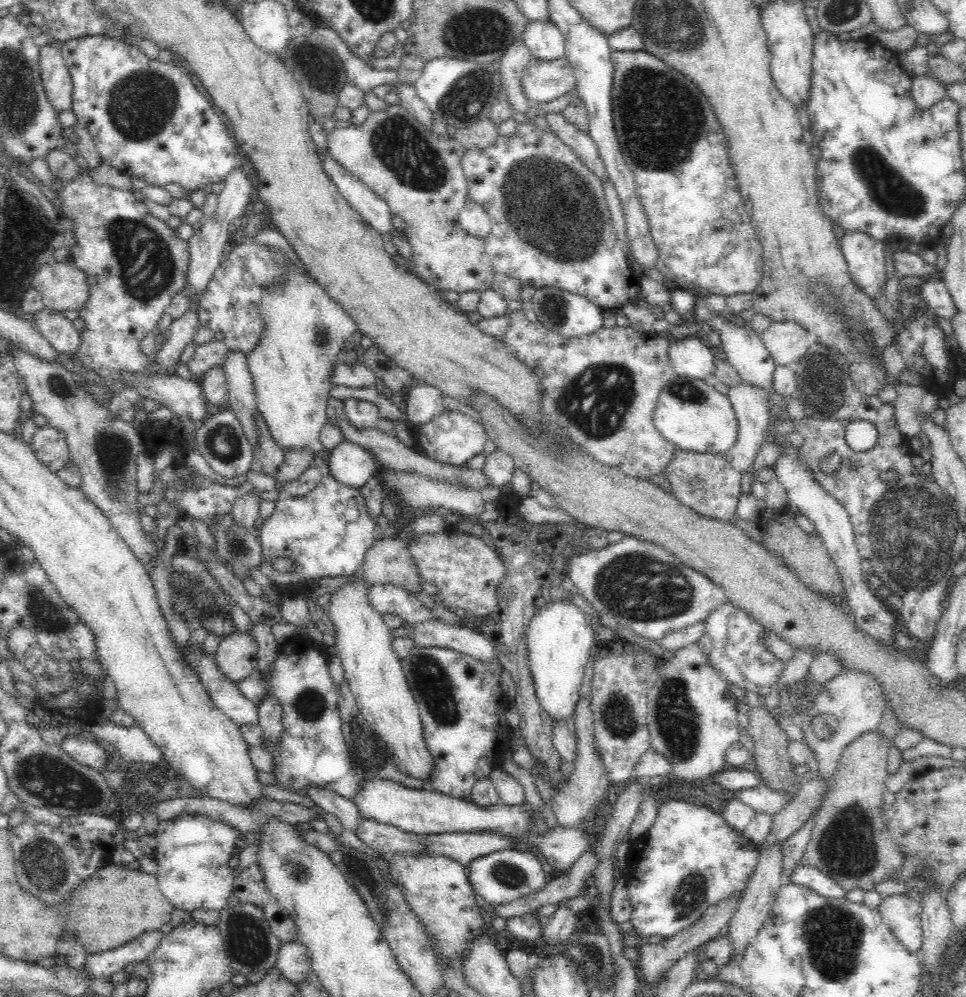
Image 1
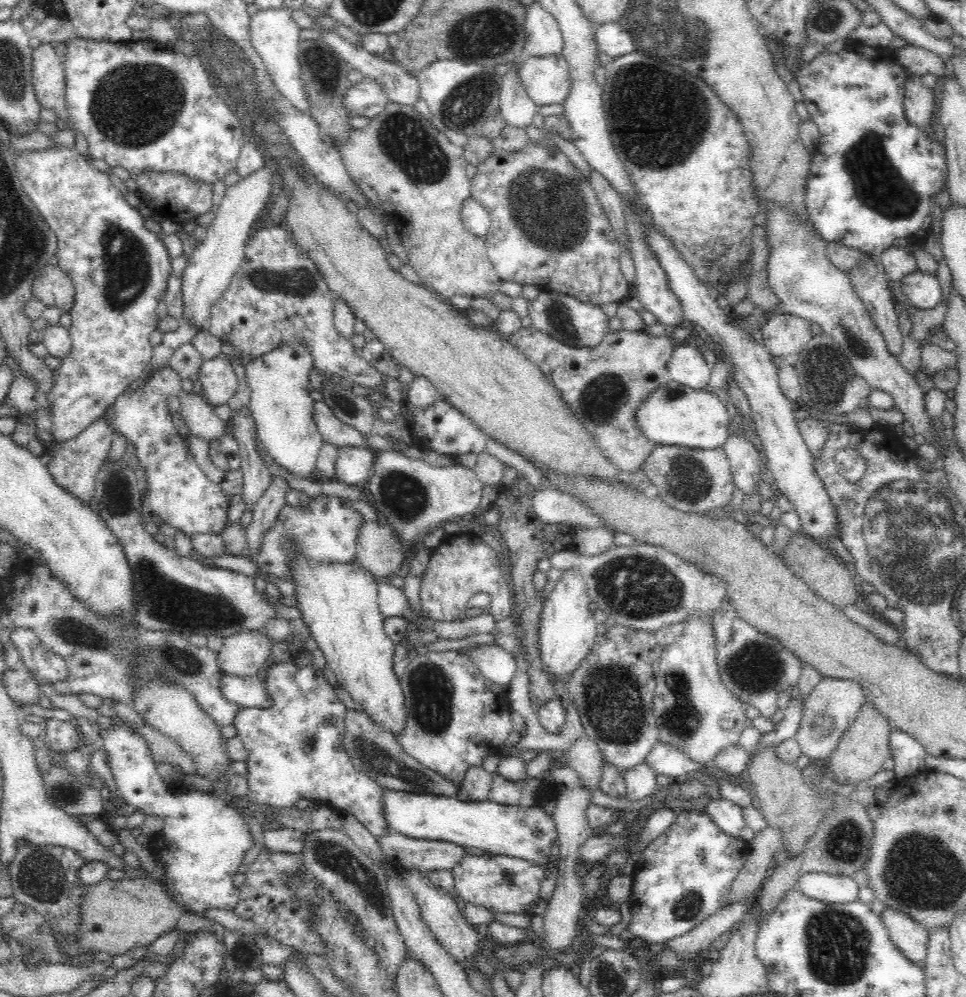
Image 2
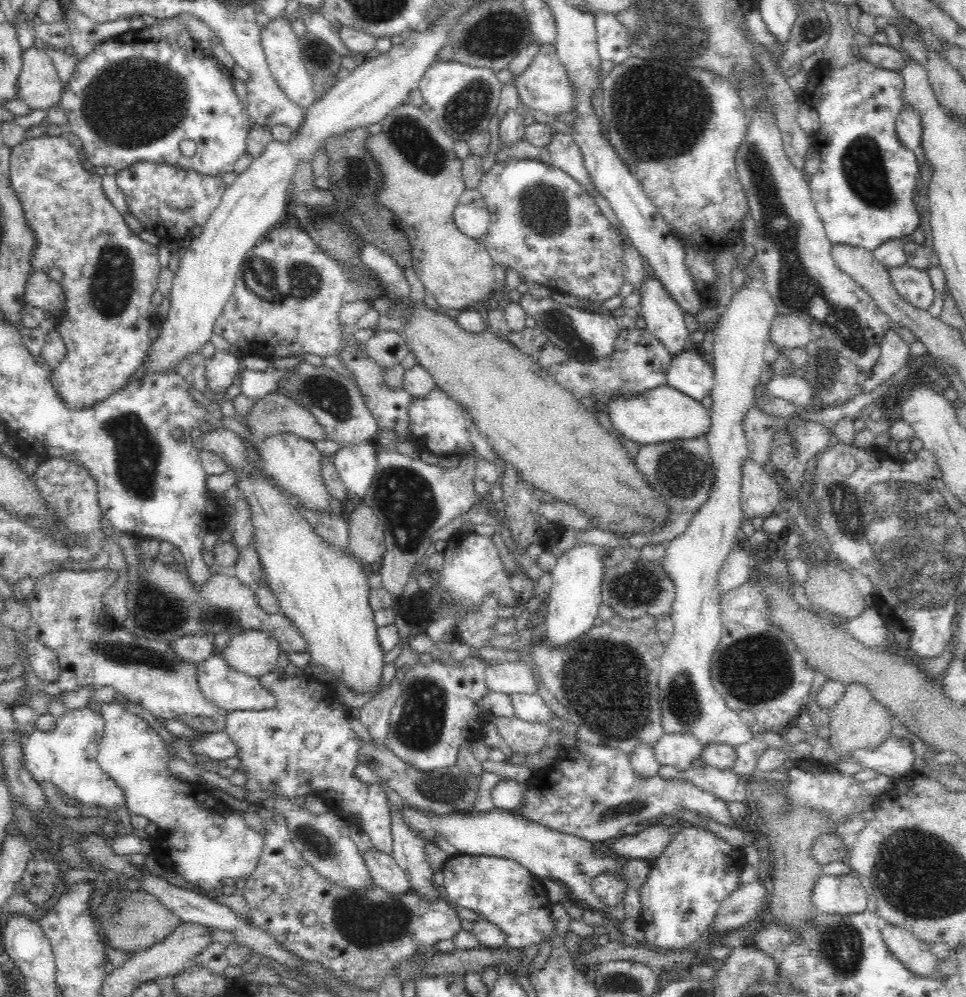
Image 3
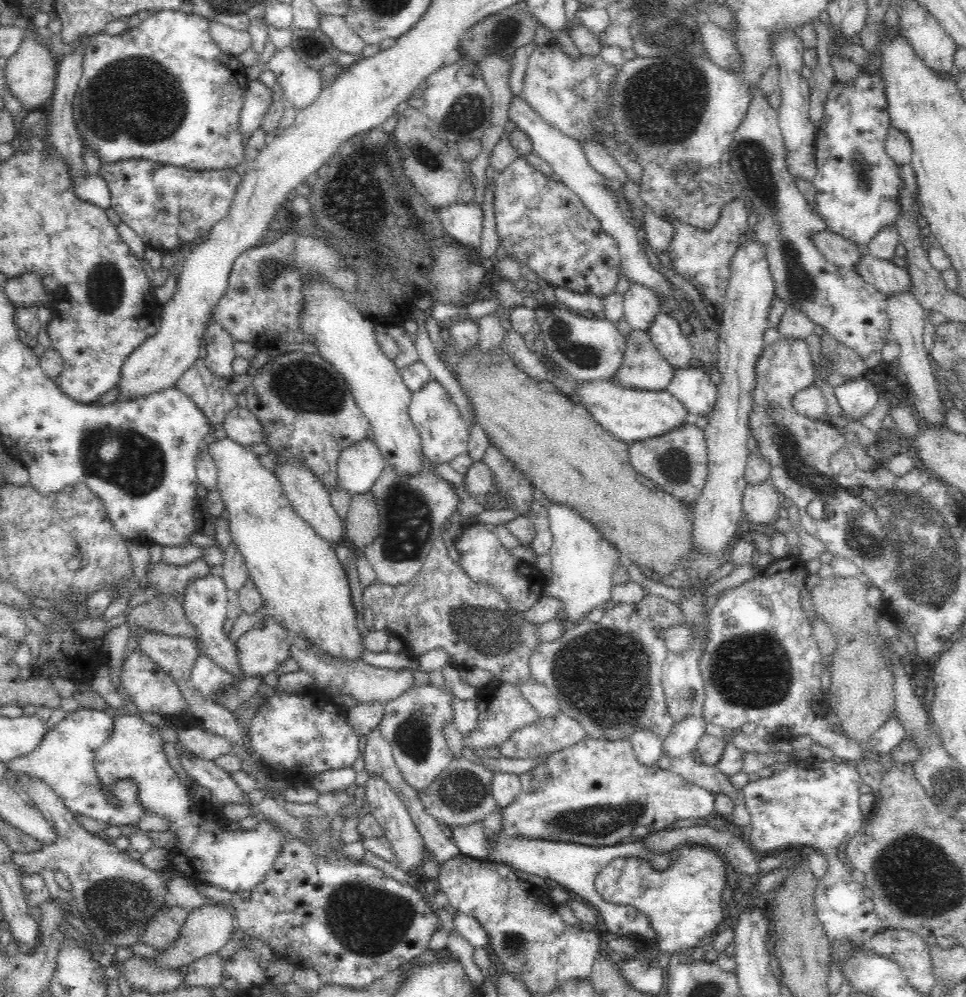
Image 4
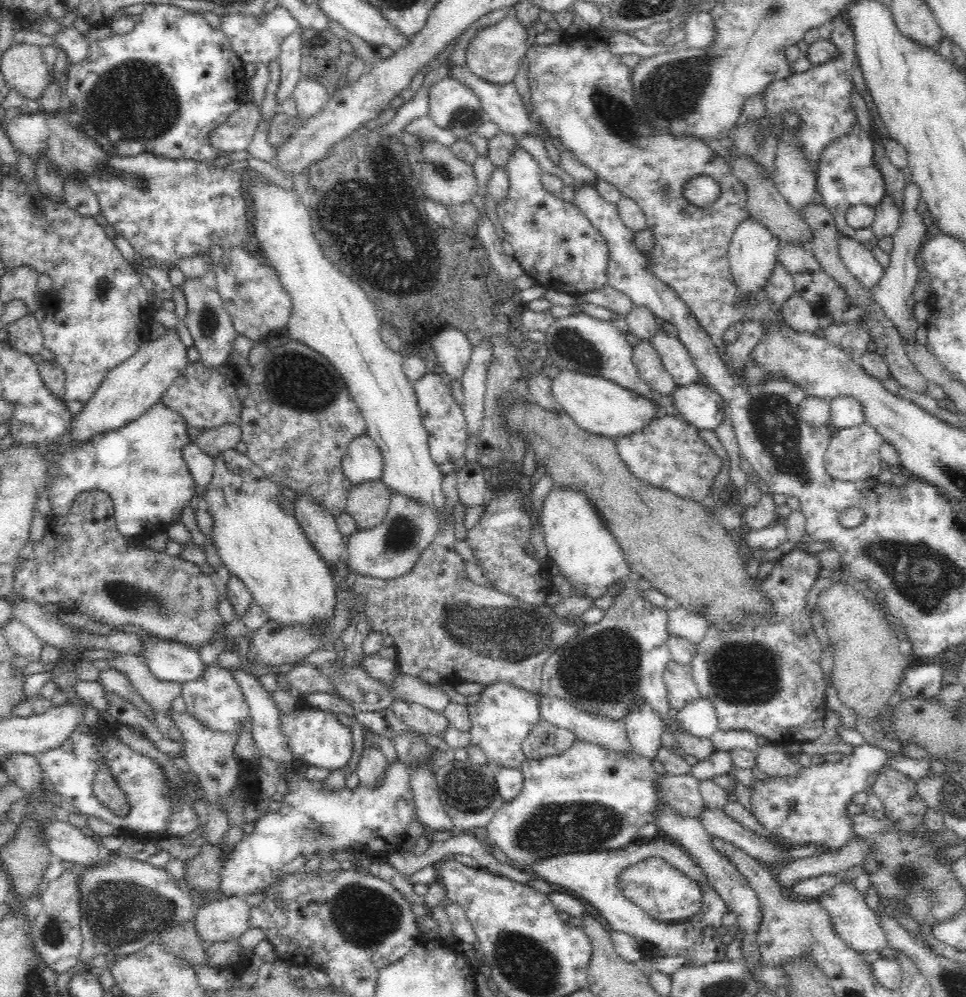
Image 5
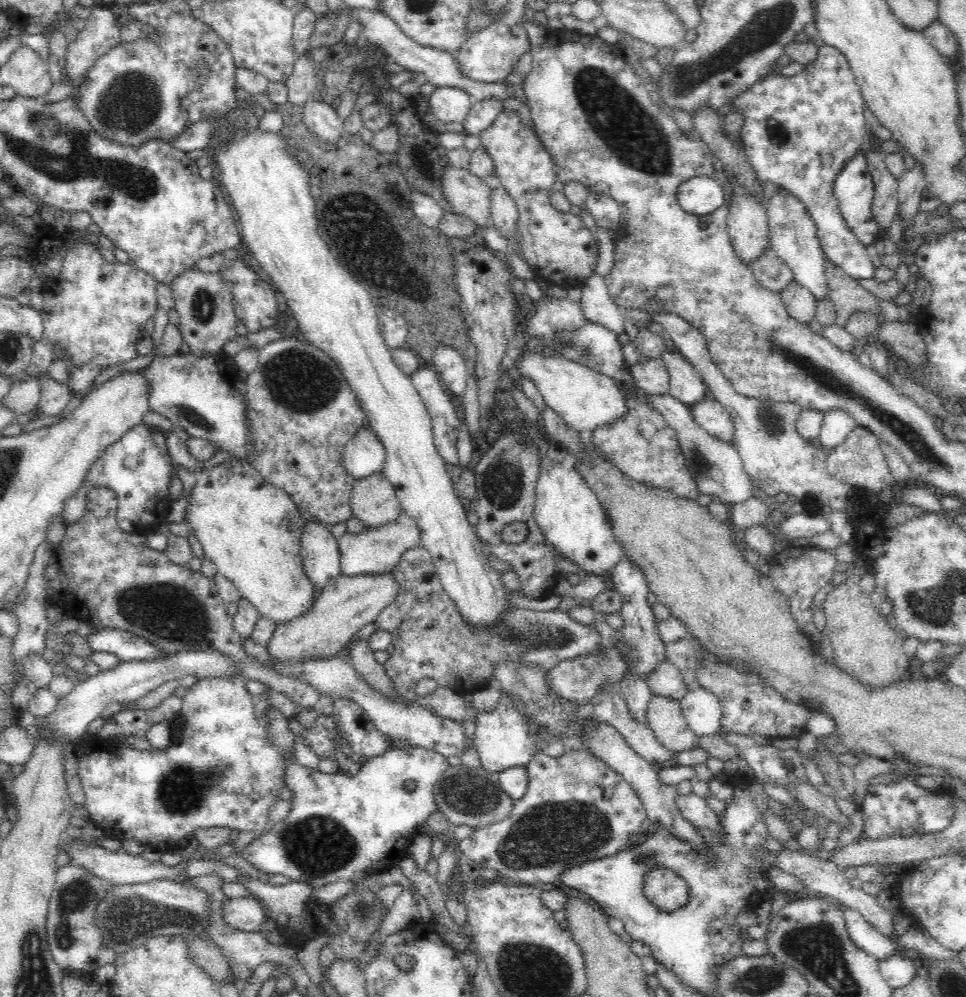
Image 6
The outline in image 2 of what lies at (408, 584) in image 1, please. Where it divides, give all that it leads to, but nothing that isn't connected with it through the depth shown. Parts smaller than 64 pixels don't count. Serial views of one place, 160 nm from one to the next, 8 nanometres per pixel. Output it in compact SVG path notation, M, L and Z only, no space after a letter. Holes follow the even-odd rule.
M365 521L356 538L355 560L375 578L385 579L402 566L402 544L383 521Z

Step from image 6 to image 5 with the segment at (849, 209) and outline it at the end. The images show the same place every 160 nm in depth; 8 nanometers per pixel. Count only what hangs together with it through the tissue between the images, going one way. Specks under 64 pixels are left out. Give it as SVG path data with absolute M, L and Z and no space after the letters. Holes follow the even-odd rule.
M856 124L848 136L842 140L836 140L832 146L828 146L821 155L821 165L815 190L823 196L823 205L832 213L839 232L846 234L852 239L859 240L861 243L873 242L875 236L870 226L866 228L852 228L846 224L845 210L857 204L867 204L876 206L880 198L884 196L885 184L882 173L876 167L872 158L874 151L873 138L860 129Z

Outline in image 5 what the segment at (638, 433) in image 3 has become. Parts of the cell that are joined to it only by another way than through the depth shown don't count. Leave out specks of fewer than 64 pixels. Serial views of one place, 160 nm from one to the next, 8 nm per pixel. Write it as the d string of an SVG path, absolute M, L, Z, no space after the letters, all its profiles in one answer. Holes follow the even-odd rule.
M560 369L554 371L552 379L552 395L558 401L562 412L572 417L578 428L590 434L614 438L628 436L636 430L642 430L644 424L663 414L660 407L656 407L646 397L638 396L632 391L618 386L618 384L602 376L590 376L575 370Z

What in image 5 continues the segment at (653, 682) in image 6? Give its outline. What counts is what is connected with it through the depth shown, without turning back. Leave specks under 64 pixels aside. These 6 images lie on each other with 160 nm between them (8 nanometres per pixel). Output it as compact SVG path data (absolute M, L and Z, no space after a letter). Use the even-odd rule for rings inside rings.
M671 660L666 668L662 678L666 685L669 706L675 712L684 708L684 704L688 704L690 700L696 700L701 694L690 671L691 665Z

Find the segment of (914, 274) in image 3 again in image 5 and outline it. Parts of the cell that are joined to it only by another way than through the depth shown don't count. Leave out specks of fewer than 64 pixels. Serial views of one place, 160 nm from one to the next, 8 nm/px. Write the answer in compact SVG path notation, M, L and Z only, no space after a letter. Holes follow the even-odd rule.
M838 232L836 238L838 254L846 268L864 287L875 286L885 270L876 261L872 250L866 249L865 244L842 232Z

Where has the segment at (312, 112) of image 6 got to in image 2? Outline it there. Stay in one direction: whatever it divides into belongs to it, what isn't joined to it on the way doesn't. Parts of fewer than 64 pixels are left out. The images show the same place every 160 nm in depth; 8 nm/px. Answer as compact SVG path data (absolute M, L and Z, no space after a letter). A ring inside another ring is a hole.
M286 8L278 10L259 10L251 16L250 39L252 47L261 56L268 70L270 79L278 89L300 112L309 112L308 99L302 85L302 68L300 65L300 29Z

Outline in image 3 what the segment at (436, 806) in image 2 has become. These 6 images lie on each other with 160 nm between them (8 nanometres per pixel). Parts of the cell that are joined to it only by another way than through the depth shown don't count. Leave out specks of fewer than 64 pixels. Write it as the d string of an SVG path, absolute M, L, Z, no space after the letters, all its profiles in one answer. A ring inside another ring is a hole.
M414 807L404 808L401 813L406 824L412 830L417 830L428 842L436 836L444 836L456 848L458 854L496 856L514 860L528 869L537 879L550 878L558 882L572 895L573 900L585 902L604 915L609 914L617 926L626 919L640 921L641 886L652 868L653 859L619 856L608 851L605 845L538 825L520 813L512 814L496 808L479 815L471 811L436 815ZM600 872L618 873L626 879L627 892L621 907L610 908L602 904L590 888L590 880Z

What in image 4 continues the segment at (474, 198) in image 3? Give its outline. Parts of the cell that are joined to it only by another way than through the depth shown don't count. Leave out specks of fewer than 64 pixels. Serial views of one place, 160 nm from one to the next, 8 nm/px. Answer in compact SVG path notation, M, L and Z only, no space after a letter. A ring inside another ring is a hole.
M452 203L436 208L436 216L444 225L445 232L462 245L478 247L482 234L482 207L473 203L472 206Z

